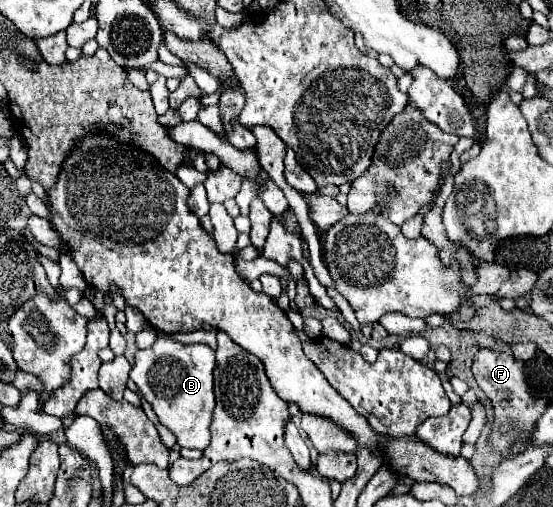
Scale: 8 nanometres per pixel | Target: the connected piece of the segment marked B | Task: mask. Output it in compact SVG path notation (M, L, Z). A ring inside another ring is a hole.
M159 337L153 347L135 353L129 377L135 381L143 399L151 403L159 423L177 437L179 447L203 451L209 445L209 425L215 407L213 367L215 351L205 343L183 345L179 341Z

